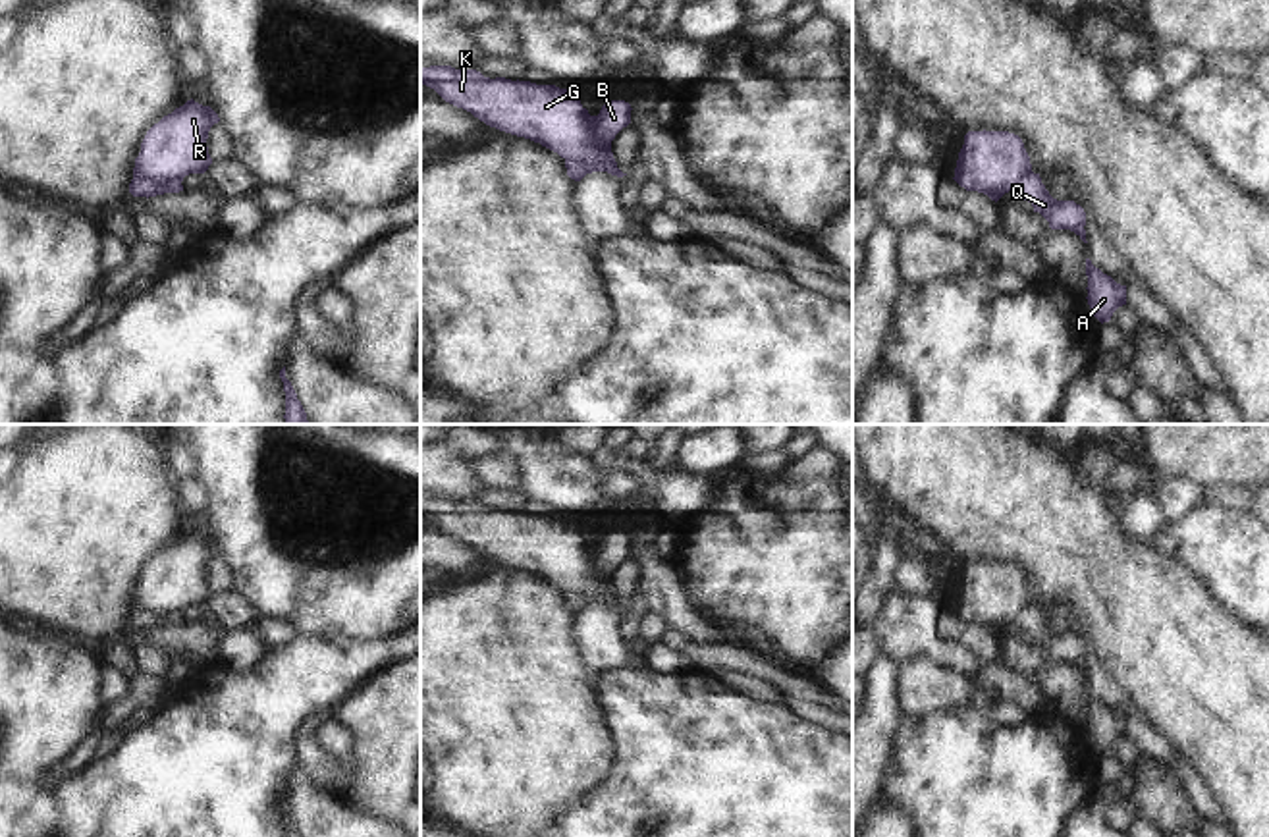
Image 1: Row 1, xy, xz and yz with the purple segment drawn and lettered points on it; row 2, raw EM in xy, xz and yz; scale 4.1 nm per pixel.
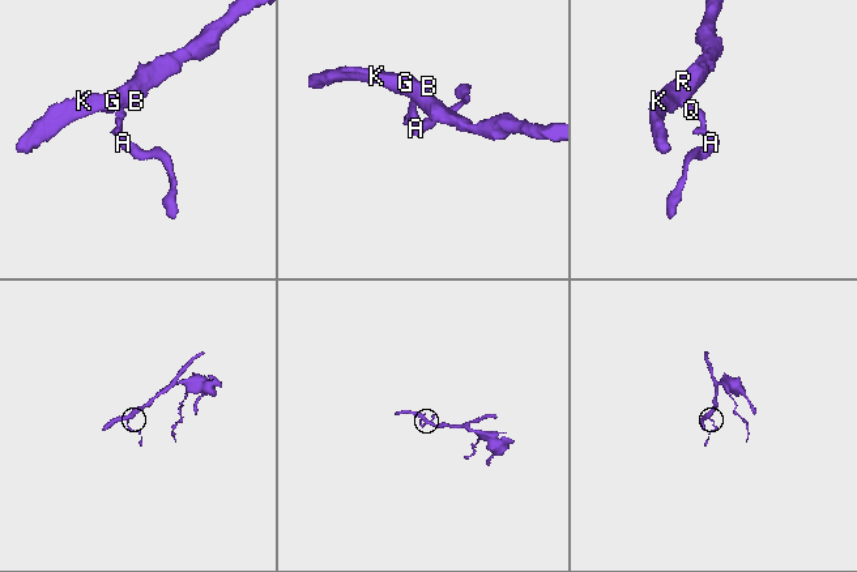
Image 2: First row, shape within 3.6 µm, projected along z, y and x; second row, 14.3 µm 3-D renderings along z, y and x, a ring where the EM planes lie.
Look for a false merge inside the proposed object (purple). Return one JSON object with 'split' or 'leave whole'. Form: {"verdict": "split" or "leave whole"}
{"verdict": "split"}

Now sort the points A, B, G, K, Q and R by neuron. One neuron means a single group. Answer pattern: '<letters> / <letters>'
A B Q / G K R

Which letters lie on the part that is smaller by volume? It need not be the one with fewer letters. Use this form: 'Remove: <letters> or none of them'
Remove: A, B, Q

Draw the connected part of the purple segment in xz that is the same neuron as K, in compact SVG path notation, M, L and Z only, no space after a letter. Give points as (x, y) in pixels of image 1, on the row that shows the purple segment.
M451 66L420 68L420 83L490 127L540 143L565 160L580 160L586 174L627 176L617 168L611 147L602 148L596 116L569 89L490 79Z

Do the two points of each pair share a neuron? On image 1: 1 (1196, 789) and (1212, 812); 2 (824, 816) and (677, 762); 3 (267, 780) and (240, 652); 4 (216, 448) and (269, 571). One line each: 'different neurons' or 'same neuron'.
1: same neuron
2: same neuron
3: different neurons
4: same neuron

